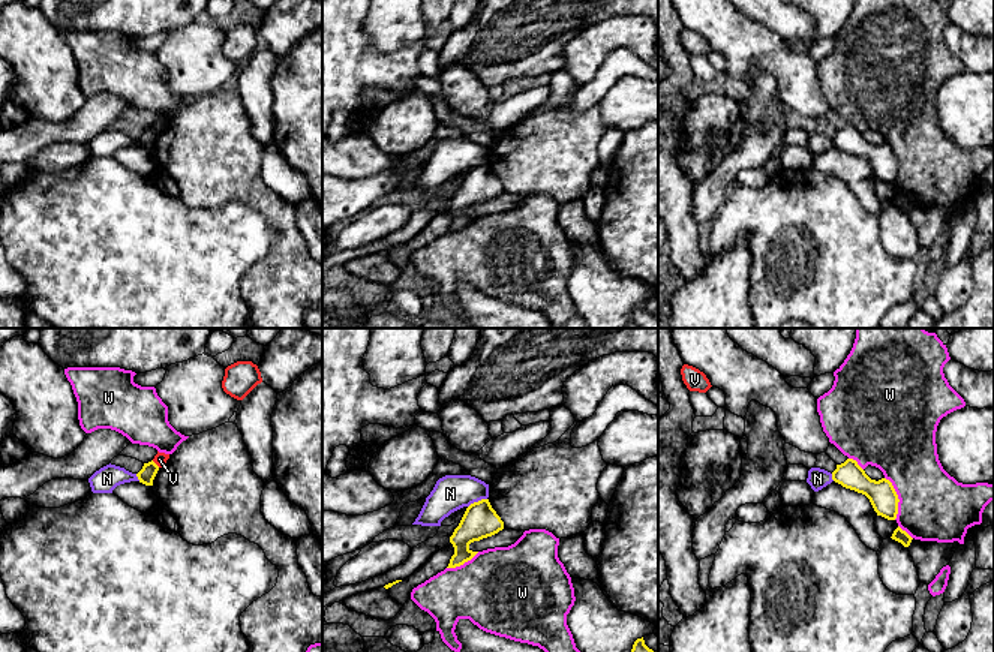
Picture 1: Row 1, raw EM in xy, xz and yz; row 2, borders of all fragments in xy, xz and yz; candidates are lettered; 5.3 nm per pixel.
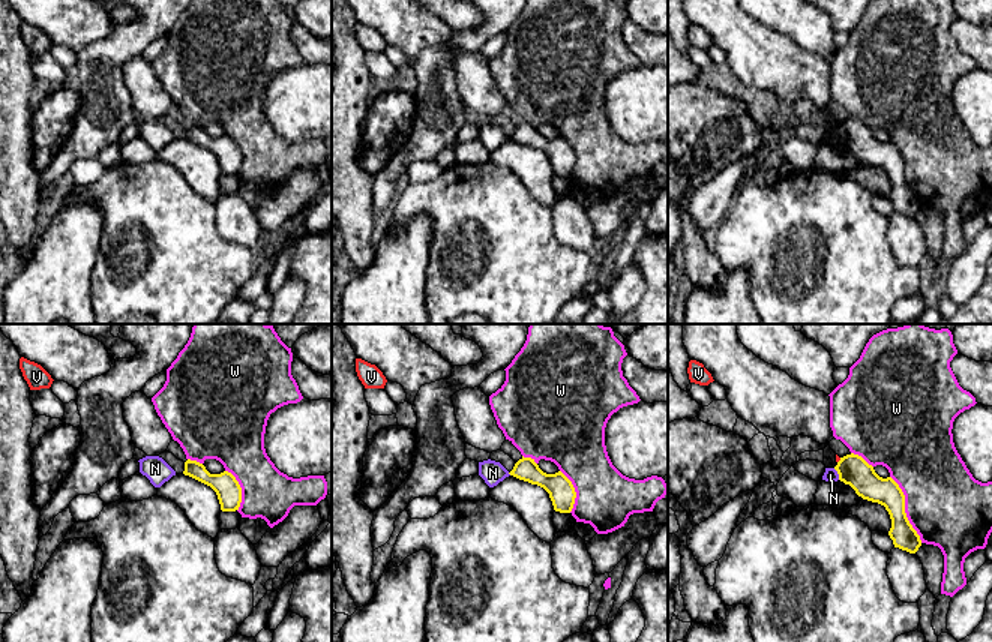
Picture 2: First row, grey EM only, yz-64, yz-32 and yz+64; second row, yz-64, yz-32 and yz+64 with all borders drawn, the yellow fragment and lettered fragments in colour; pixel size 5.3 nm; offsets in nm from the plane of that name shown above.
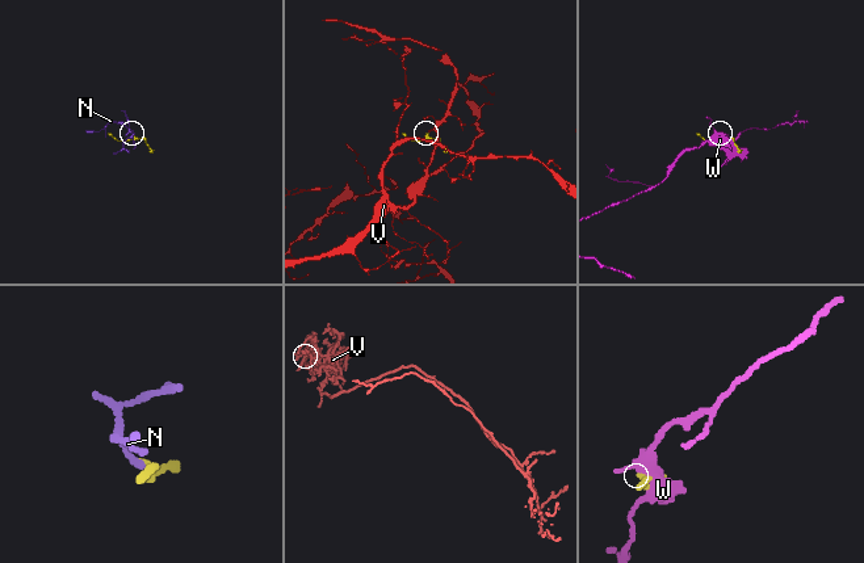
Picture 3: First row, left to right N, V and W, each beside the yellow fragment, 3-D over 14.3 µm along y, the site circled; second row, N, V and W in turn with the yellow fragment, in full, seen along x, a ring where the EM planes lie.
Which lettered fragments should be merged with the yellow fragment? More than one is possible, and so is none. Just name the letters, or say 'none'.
none

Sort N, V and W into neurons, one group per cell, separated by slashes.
N / V / W

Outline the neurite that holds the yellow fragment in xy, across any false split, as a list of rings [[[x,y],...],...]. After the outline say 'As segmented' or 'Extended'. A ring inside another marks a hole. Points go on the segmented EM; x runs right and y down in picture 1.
[[[151,460],[144,463],[142,469],[136,474],[139,483],[145,486],[153,486],[153,480],[159,471],[159,466]]]. As segmented

